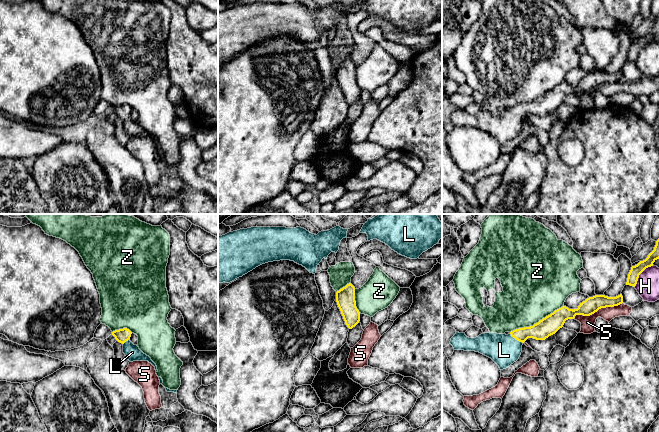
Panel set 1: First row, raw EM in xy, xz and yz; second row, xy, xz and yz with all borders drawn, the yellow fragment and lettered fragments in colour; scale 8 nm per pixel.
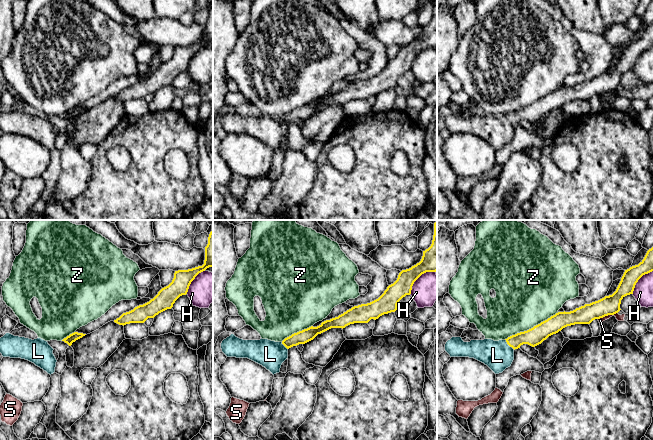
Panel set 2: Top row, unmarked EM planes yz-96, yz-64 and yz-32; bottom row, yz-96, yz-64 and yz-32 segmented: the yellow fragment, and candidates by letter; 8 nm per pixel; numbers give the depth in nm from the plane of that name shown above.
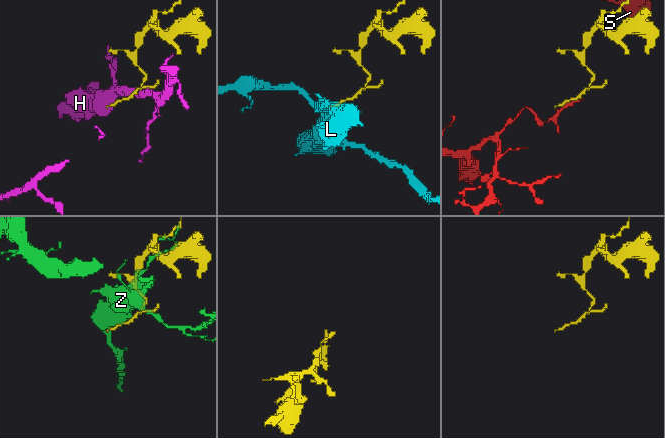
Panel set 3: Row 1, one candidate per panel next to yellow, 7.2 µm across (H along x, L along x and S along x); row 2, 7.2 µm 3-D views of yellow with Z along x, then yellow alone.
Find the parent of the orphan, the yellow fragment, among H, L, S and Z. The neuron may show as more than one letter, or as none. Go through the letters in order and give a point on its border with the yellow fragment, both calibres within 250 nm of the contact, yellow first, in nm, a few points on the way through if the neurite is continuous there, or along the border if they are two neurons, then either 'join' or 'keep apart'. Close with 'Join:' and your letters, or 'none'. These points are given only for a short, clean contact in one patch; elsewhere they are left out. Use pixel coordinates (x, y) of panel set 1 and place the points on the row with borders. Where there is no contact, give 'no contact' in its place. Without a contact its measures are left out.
H: contact yz (640, 273); calibres 90 and 180 nm; keep apart
L: contact yz (516, 339); calibres 150 and 240 nm; way yz (544, 328), (516, 339), (504, 350); join
S: contact yz (597, 310); calibres 130 and 110 nm; border yz (622, 302), (601, 307), (589, 315), (576, 315), (573, 318); keep apart
Z: contact yz (536, 323); calibres 150 and 440 nm; keep apart
Join: L

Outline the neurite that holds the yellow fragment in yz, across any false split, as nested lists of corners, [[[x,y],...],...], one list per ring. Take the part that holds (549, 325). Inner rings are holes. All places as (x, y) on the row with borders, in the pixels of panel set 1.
[[[622,294],[616,297],[595,295],[580,303],[577,309],[563,306],[533,326],[513,330],[508,335],[483,333],[476,338],[469,338],[465,333],[456,332],[450,344],[454,350],[479,352],[491,358],[500,370],[503,370],[519,359],[522,345],[528,338],[545,340],[562,328],[566,320],[574,319],[576,315],[590,316],[601,308],[614,307],[622,303]]]

